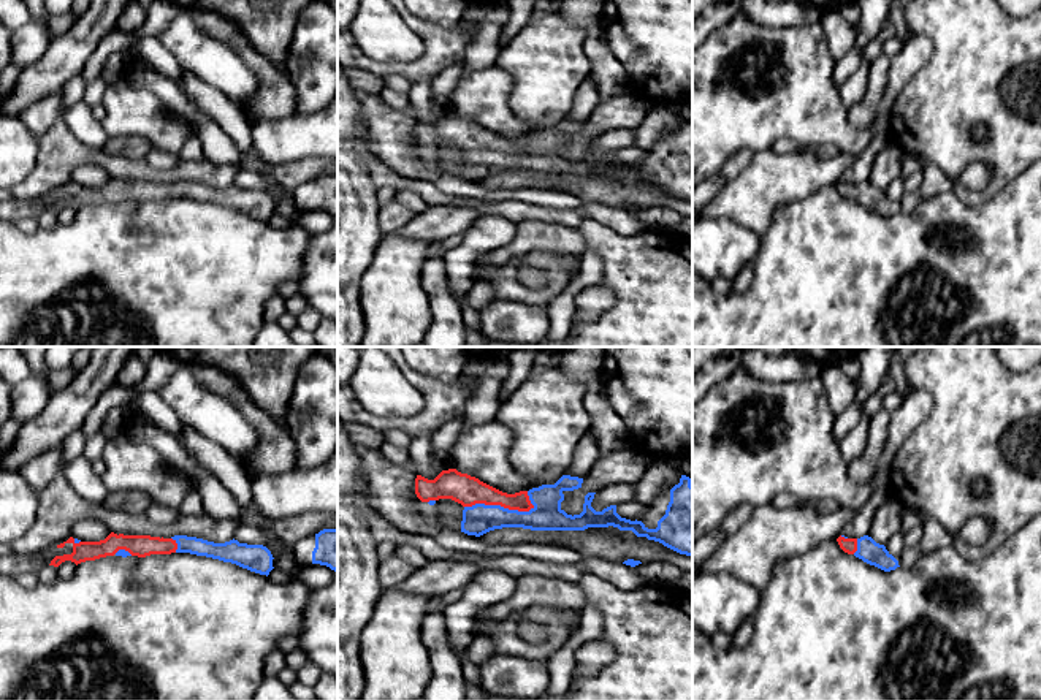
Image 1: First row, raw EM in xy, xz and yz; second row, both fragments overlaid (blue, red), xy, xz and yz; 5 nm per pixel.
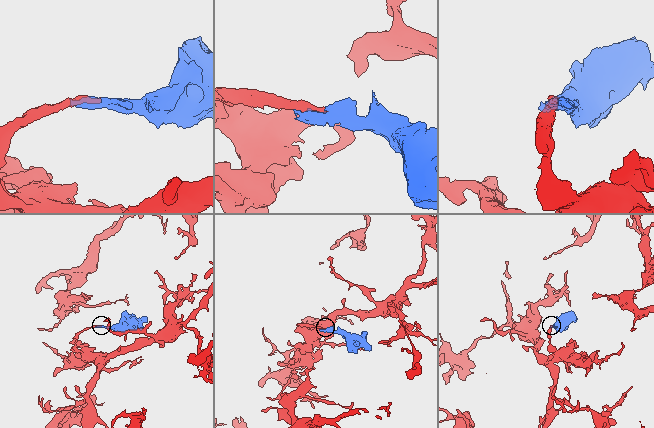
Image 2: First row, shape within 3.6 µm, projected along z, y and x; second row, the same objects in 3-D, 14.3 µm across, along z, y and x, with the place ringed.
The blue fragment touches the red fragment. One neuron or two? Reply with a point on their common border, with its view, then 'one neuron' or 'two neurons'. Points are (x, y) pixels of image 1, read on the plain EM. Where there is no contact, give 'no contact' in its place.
xz (499, 151) | one neuron

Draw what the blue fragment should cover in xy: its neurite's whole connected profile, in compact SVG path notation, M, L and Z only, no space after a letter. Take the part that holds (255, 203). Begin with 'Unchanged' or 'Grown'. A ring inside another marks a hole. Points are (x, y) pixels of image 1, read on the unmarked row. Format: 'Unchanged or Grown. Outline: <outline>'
Grown. Outline: M111 177L105 185L100 187L81 187L70 182L67 187L57 190L57 193L63 193L67 188L73 190L73 198L55 201L49 211L59 212L65 206L71 206L78 211L86 206L95 206L114 200L122 203L146 203L151 200L190 198L196 201L219 204L223 207L231 207L266 222L274 214L274 203L266 192L239 188L235 184L225 188L214 188L187 181L160 184L151 181L117 181Z

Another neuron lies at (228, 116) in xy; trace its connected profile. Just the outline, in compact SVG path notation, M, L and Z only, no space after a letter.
M182 70L184 93L195 108L211 117L238 146L241 154L254 146L252 124L241 105L233 103L189 70Z

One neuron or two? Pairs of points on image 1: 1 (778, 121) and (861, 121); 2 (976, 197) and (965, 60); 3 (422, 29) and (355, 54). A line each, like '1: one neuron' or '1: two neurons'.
1: two neurons
2: one neuron
3: one neuron

